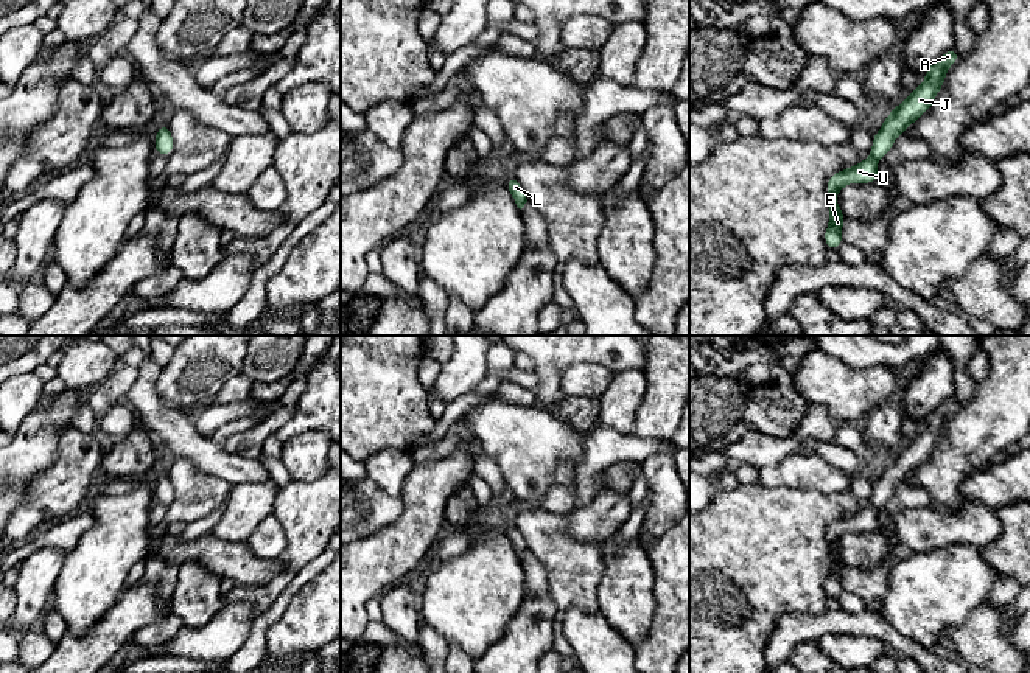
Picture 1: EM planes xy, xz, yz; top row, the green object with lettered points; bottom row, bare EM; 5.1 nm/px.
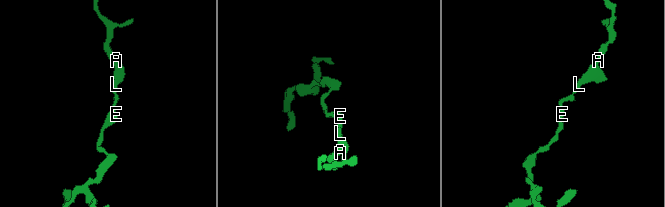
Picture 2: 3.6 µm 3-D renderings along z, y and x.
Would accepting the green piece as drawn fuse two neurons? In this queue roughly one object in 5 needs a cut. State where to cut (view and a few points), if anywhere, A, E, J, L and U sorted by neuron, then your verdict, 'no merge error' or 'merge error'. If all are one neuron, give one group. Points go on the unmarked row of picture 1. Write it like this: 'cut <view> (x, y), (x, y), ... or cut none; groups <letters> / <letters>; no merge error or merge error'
cut none; groups A E J L U; no merge error

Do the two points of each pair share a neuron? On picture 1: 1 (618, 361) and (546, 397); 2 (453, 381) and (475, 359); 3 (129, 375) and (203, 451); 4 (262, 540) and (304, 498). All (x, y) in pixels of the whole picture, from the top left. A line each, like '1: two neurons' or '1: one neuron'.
1: one neuron
2: one neuron
3: two neurons
4: two neurons

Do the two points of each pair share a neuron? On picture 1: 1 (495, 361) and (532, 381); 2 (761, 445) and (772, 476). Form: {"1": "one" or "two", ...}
{"1": "two", "2": "two"}

